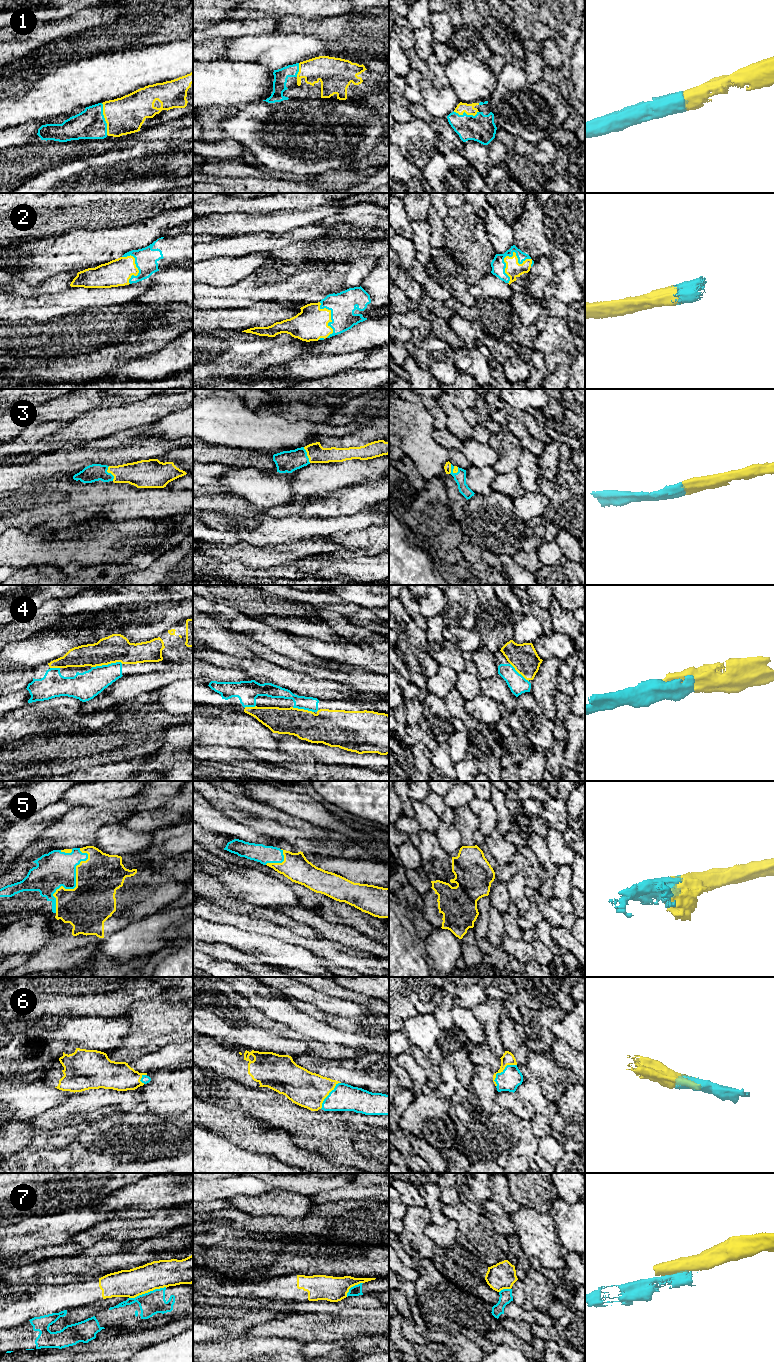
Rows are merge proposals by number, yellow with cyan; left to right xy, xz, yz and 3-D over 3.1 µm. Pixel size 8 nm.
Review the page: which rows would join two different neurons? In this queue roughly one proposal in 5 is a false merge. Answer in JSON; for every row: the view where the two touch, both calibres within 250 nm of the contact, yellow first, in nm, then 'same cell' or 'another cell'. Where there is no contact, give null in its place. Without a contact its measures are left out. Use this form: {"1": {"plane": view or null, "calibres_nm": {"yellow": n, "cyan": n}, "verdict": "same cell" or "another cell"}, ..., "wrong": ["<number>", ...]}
{"1": {"plane": "xy", "calibres_nm": {"yellow": 300, "cyan": 240}, "verdict": "same cell"}, "2": {"plane": "yz", "calibres_nm": {"yellow": 130, "cyan": 120}, "verdict": "same cell"}, "3": {"plane": "xy", "calibres_nm": {"yellow": 220, "cyan": 140}, "verdict": "same cell"}, "4": {"plane": "xy", "calibres_nm": {"yellow": 220, "cyan": 220}, "verdict": "same cell"}, "5": {"plane": "xy", "calibres_nm": {"yellow": 360, "cyan": 280}, "verdict": "same cell"}, "6": {"plane": "yz", "calibres_nm": {"yellow": 100, "cyan": 170}, "verdict": "same cell"}, "7": {"plane": "xy", "calibres_nm": {"yellow": 220, "cyan": 190}, "verdict": "another cell"}, "wrong": ["7"]}

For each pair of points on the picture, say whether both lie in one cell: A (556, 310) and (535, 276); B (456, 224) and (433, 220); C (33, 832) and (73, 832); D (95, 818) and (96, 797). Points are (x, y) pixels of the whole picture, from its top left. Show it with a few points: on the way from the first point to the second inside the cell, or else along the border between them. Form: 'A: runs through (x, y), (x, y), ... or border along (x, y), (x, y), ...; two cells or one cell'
A: runs through (548, 302), (540, 290), (540, 284); one cell
B: border along (442, 220), (444, 227), (443, 246); two cells
C: border along (60, 818), (51, 823), (33, 842); two cells
D: border along (118, 799), (96, 805), (80, 805), (73, 808); two cells

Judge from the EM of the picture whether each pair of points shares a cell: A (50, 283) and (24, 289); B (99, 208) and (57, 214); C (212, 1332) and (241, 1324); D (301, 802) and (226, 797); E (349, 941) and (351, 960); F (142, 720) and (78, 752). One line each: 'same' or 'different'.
A: same
B: same
C: different
D: different
E: different
F: same

